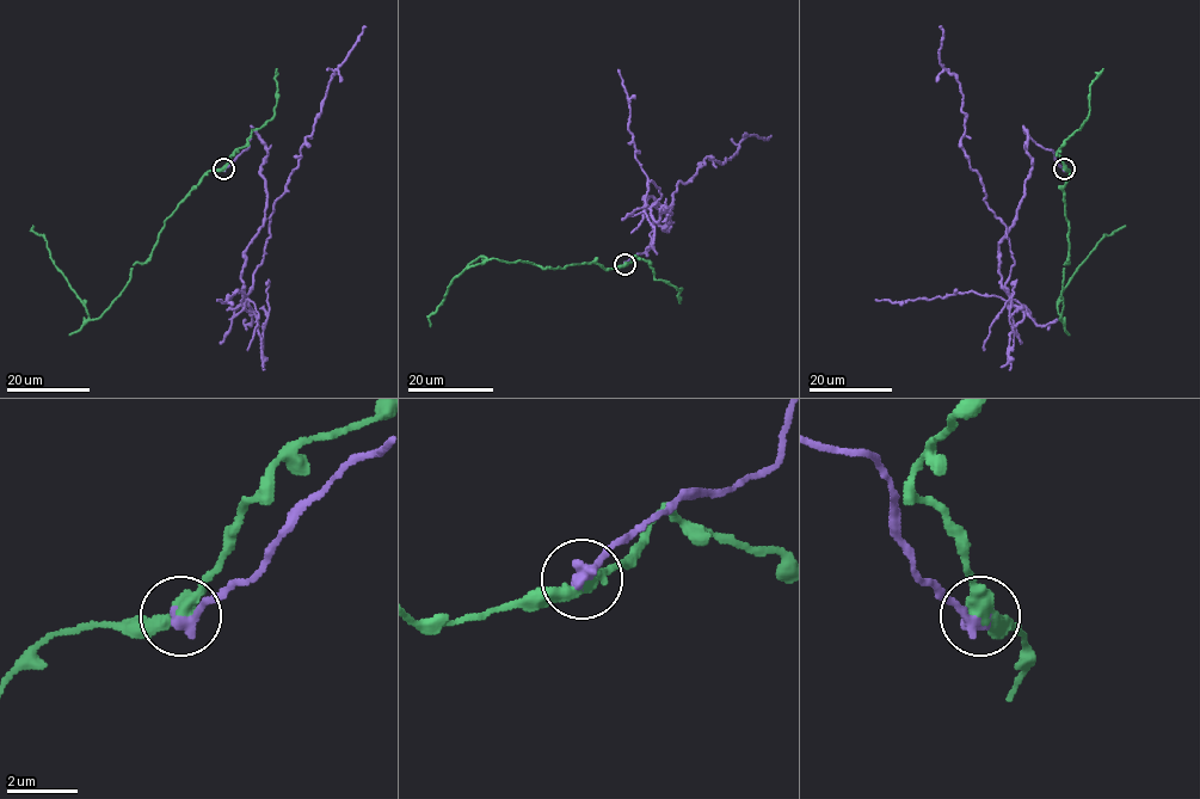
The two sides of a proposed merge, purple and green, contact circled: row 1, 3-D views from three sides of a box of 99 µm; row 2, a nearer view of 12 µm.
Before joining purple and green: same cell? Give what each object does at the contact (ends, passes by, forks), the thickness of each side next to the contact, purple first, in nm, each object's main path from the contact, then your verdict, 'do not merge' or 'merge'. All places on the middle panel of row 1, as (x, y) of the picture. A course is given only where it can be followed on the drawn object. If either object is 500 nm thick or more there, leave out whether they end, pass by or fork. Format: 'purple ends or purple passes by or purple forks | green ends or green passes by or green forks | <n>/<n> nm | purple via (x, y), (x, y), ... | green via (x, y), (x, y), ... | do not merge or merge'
purple ends | green passes by | 420/400 nm | purple via (626, 264), (653, 223), (671, 227), (644, 198), (665, 211), (707, 157), (724, 163), (748, 135), (771, 135) | green via (626, 264), (609, 269), (595, 262), (552, 269), (479, 257), (448, 287), (442, 302), (429, 318), (430, 326) | do not merge

